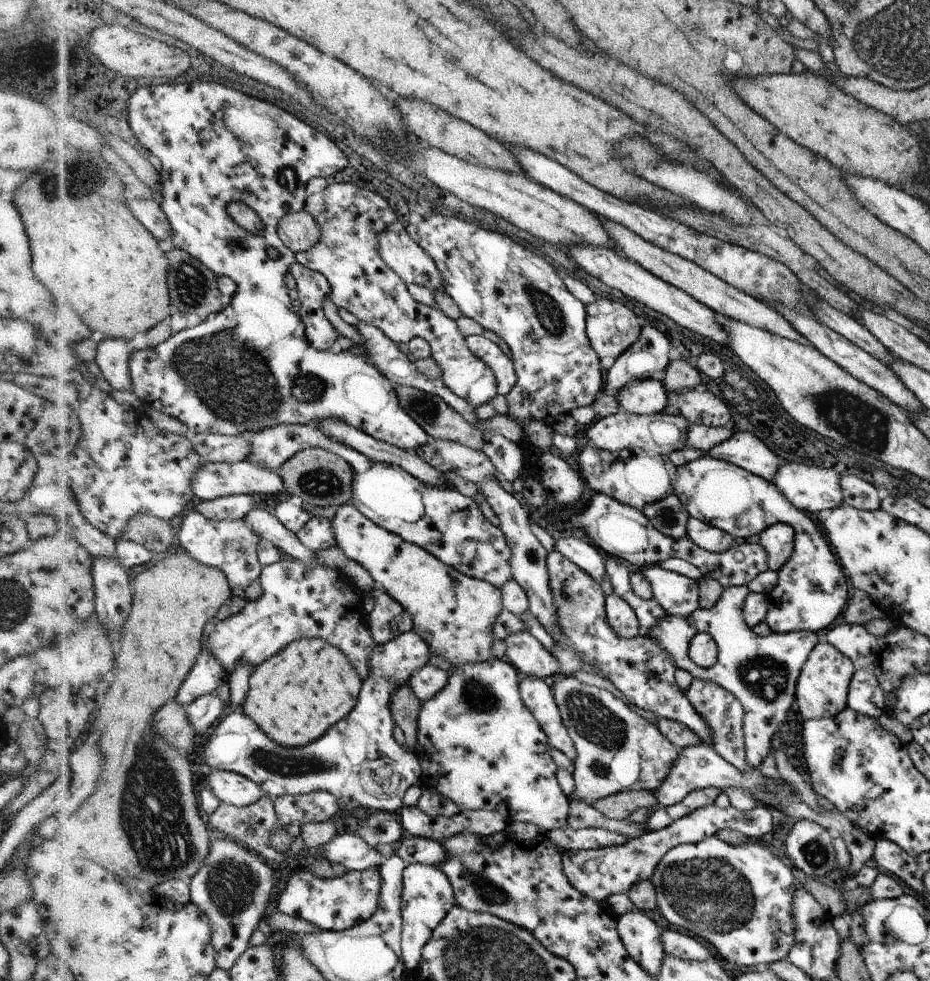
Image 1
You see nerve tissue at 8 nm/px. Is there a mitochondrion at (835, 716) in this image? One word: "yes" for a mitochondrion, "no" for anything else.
no

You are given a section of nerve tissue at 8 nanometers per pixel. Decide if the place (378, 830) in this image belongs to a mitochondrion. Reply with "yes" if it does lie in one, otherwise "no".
yes

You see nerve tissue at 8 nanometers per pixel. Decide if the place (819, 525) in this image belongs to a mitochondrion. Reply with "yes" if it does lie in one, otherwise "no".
no

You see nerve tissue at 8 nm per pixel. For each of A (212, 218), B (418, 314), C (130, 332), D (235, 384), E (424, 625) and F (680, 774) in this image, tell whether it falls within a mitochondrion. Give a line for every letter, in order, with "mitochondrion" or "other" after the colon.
A: other
B: other
C: other
D: mitochondrion
E: other
F: other

